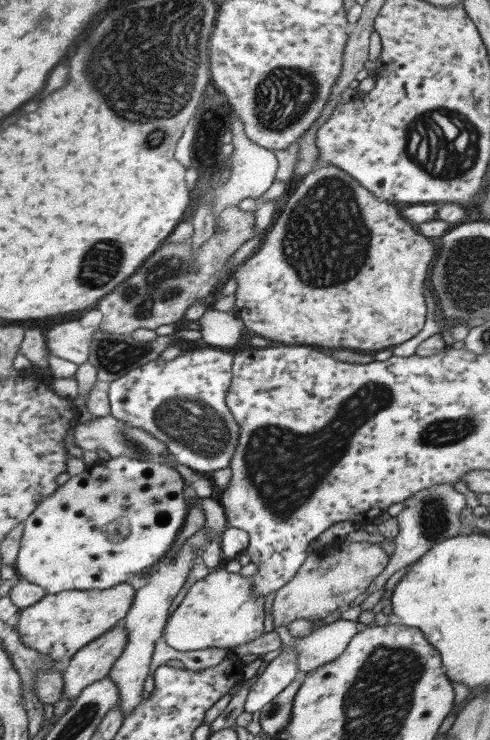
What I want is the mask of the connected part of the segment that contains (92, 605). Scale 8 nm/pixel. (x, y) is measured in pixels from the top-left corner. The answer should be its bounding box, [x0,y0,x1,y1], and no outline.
[16,582,135,665]

